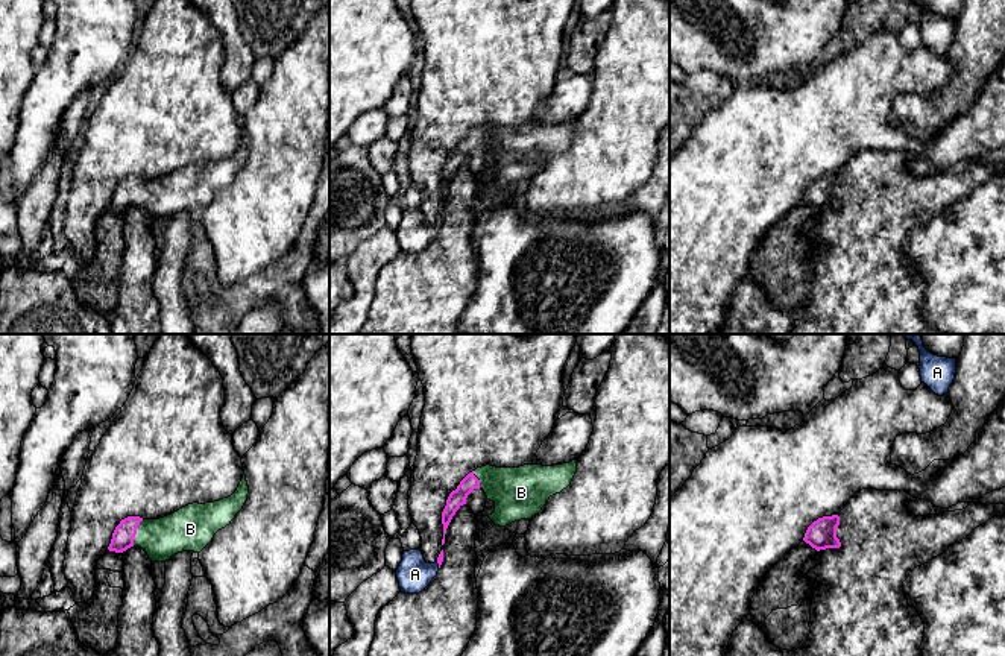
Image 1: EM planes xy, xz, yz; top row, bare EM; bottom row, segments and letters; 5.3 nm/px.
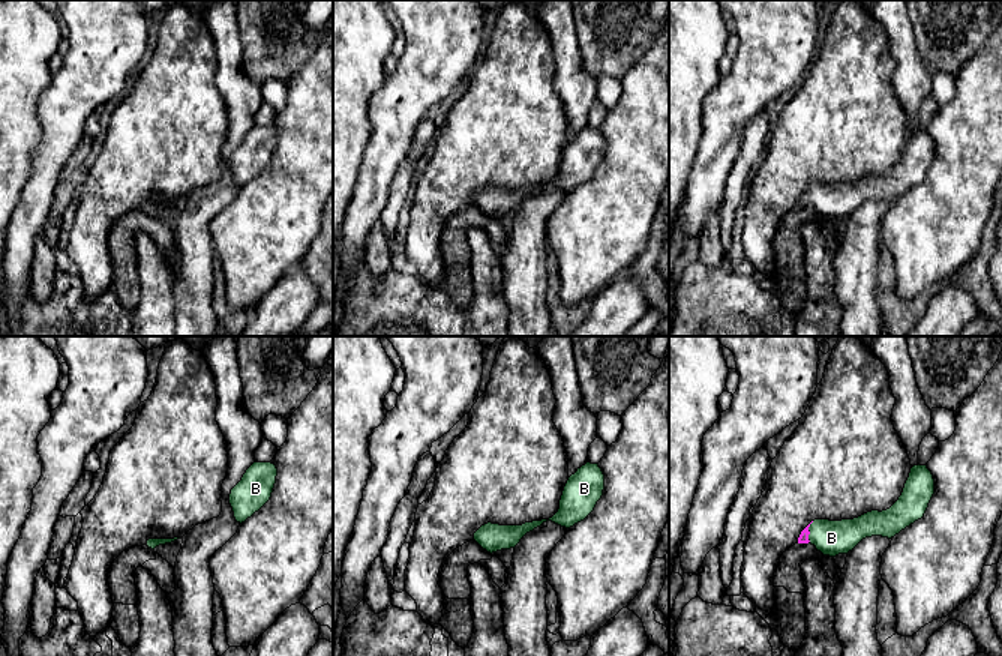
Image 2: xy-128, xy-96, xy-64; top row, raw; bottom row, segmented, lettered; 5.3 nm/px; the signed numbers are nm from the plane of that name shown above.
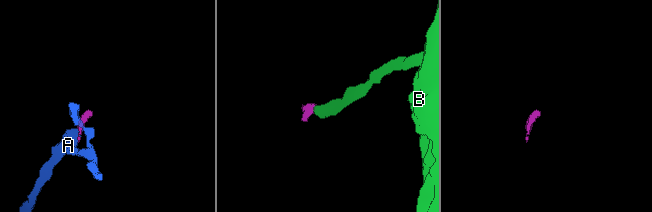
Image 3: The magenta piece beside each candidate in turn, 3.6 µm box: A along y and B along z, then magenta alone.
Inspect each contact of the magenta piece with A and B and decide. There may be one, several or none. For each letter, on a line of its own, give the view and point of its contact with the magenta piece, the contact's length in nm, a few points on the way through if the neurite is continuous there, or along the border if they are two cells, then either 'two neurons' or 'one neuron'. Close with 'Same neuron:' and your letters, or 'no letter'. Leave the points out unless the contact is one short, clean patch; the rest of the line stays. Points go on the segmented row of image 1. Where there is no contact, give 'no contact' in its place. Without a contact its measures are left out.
A: meets magenta in xz at (439, 565); contact 40 nm long; runs through xz (441, 556), (439, 565), (425, 573), (415, 574); one neuron
B: meets magenta in xy at (135, 533); contact 160 nm long; runs through xy (123, 535), (135, 533), (176, 533), (182, 530); one neuron
Same neuron: A, B

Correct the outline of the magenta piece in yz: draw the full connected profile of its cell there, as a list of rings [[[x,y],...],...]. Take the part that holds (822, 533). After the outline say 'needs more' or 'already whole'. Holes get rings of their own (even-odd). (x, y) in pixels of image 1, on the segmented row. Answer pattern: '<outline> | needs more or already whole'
[[[838,515],[818,518],[808,527],[803,541],[817,551],[826,548],[840,548],[841,542],[836,538],[838,525],[840,525]]] | already whole

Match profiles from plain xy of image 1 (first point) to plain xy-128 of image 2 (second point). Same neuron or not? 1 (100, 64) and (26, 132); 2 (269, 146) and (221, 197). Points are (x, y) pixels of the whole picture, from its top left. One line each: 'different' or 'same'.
1: different
2: different

